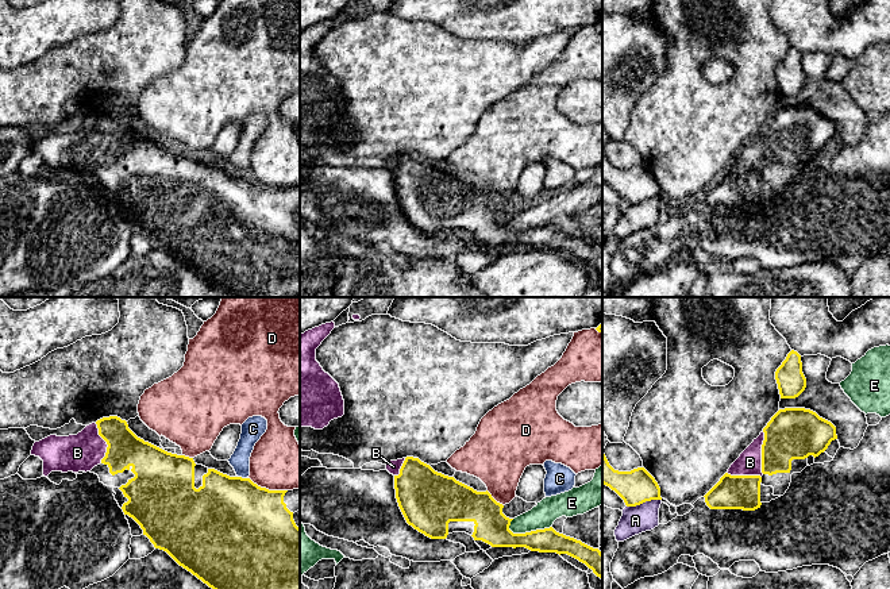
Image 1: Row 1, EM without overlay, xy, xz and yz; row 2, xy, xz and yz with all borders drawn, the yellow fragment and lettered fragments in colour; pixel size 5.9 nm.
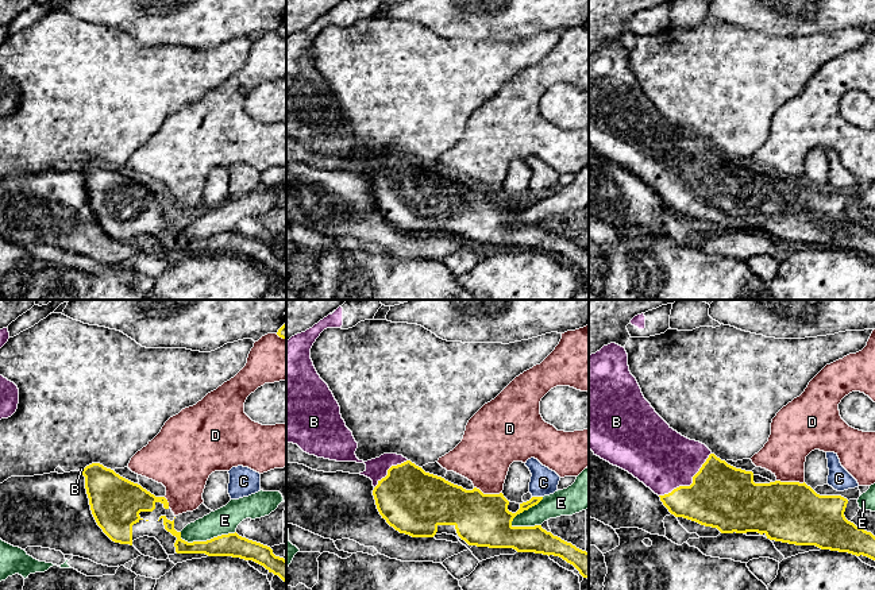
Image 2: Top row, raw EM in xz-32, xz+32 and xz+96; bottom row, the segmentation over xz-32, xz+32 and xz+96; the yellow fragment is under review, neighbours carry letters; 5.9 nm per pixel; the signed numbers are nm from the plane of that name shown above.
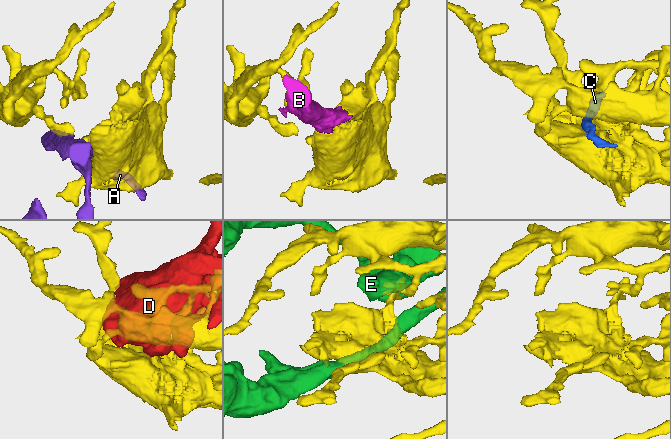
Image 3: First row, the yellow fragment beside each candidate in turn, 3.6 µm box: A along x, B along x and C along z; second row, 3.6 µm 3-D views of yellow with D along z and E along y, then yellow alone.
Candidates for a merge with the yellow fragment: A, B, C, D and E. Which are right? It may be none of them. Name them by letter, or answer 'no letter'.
B

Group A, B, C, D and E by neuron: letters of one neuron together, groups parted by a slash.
A / B / C / D / E

